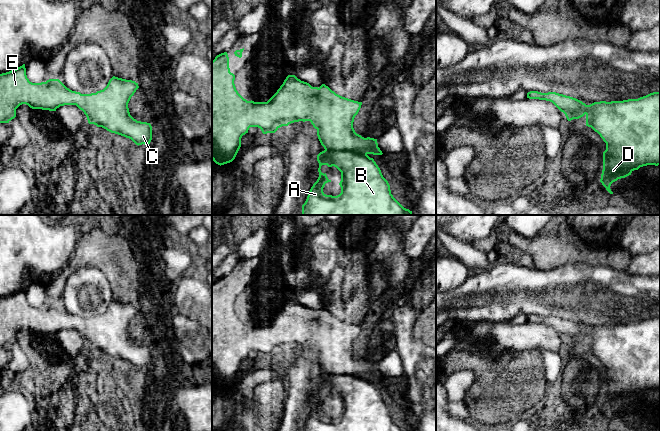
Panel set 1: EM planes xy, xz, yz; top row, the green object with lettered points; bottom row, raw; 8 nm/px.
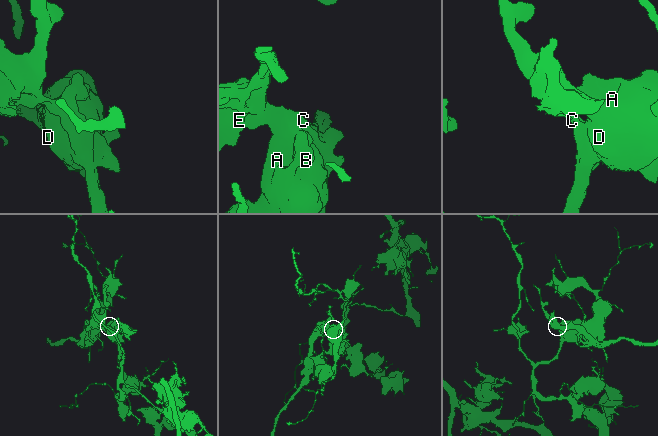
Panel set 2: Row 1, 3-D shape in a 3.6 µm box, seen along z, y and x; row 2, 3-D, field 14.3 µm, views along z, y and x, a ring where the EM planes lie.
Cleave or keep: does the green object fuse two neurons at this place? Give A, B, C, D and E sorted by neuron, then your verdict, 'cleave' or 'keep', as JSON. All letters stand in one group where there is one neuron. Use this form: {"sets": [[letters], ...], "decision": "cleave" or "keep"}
{"sets": [["A", "B", "C", "D"], ["E"]], "decision": "cleave"}

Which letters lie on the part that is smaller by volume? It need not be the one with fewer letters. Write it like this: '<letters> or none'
E

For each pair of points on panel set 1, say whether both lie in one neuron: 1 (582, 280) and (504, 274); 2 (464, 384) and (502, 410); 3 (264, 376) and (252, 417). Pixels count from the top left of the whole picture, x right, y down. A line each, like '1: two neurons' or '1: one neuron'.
1: one neuron
2: two neurons
3: two neurons

